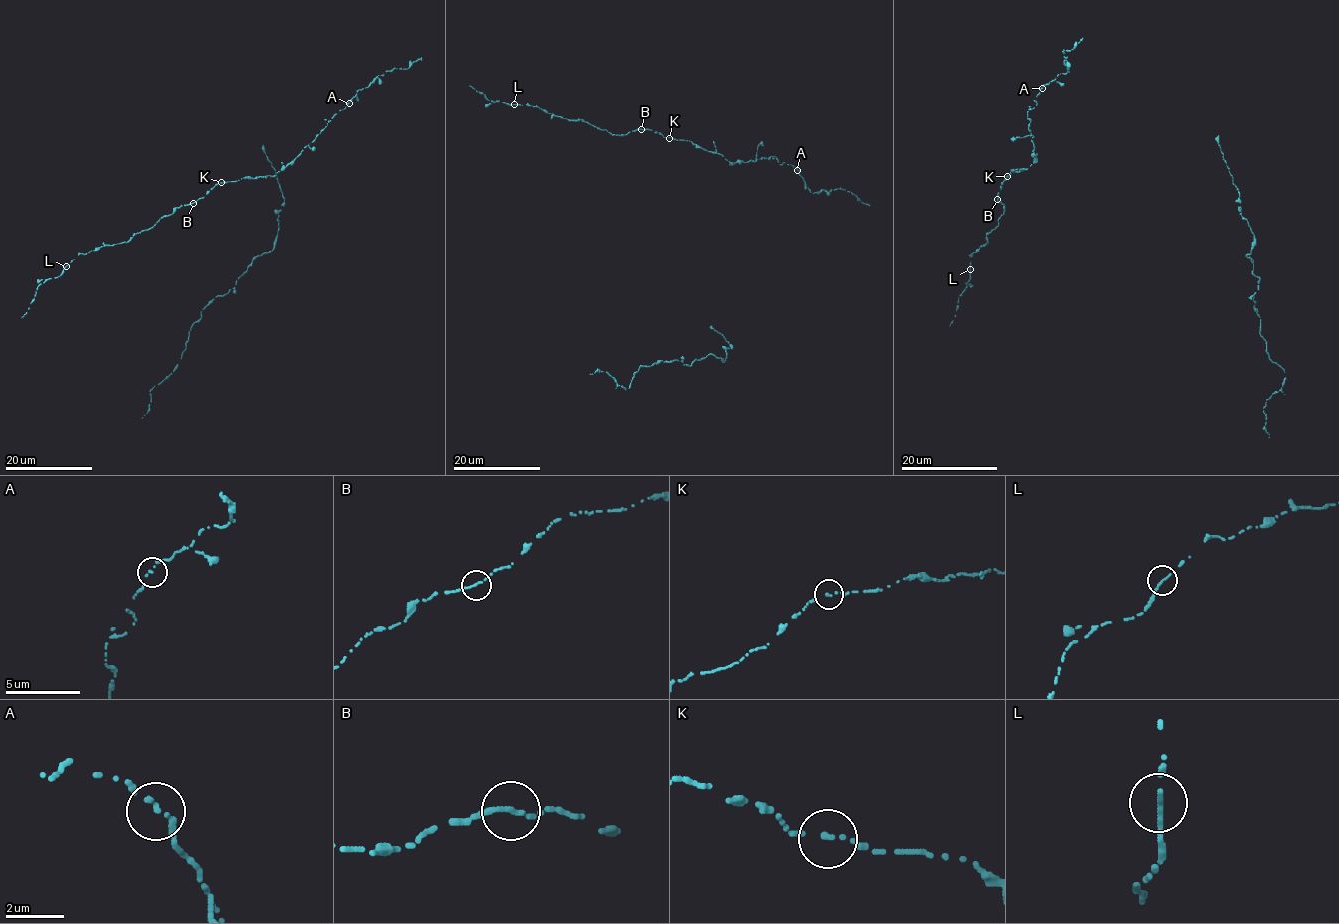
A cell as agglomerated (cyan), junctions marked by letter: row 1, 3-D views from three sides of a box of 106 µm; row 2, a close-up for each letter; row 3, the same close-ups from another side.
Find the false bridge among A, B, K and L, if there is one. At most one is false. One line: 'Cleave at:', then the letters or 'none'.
Cleave at: none

